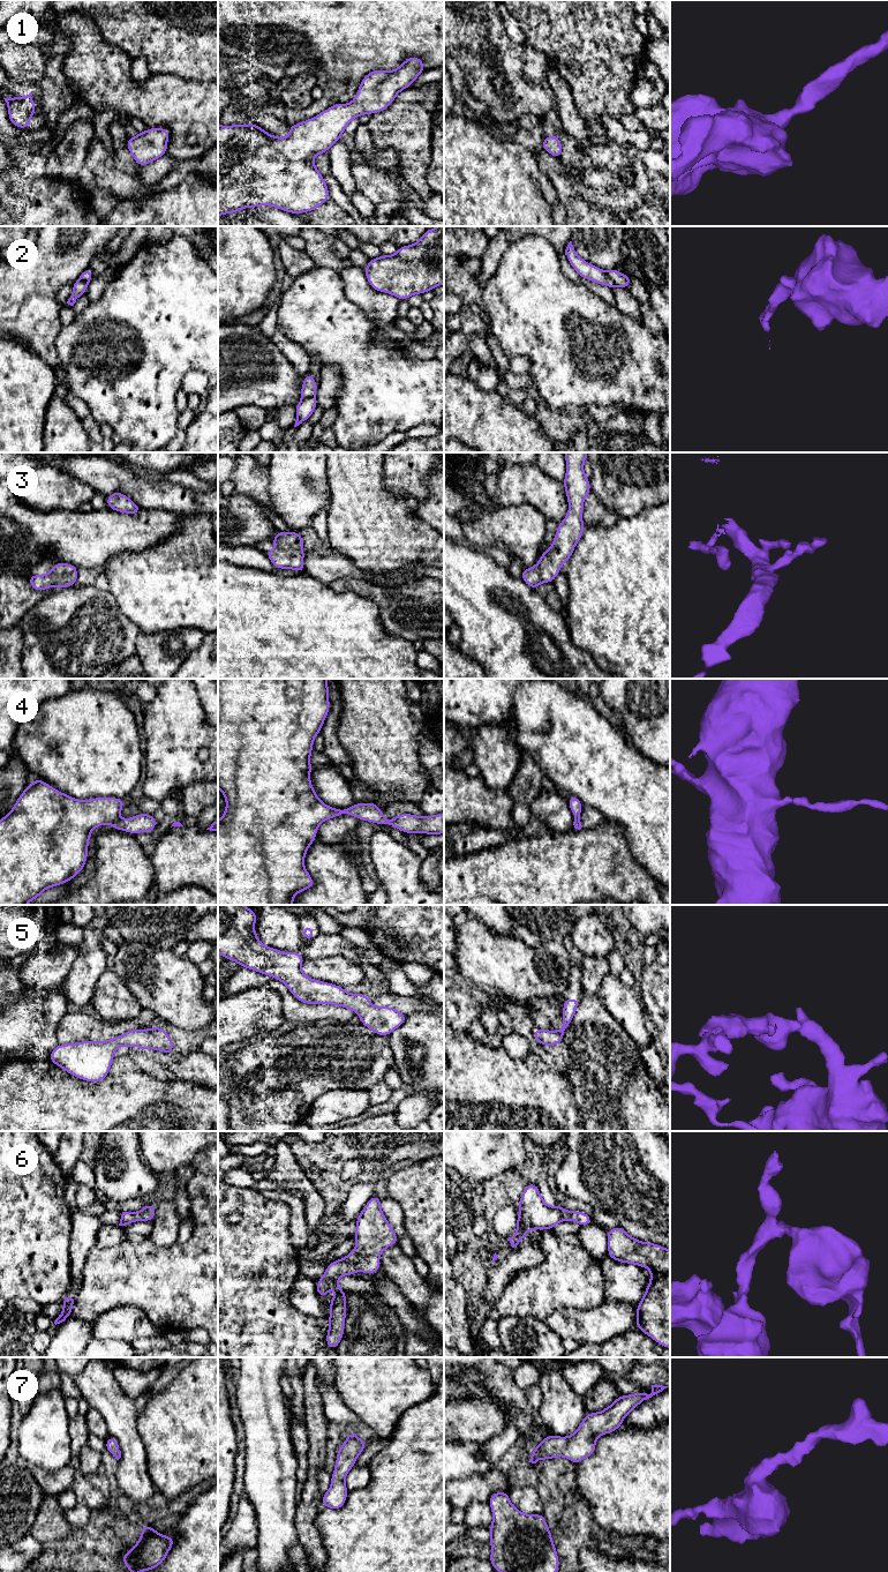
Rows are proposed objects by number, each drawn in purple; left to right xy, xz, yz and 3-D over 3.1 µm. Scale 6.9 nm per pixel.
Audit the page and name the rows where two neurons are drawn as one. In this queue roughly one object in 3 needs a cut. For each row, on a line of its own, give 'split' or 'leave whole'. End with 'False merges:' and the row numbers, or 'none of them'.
1: leave whole
2: split
3: leave whole
4: split
5: leave whole
6: leave whole
7: leave whole
False merges: 2, 4

